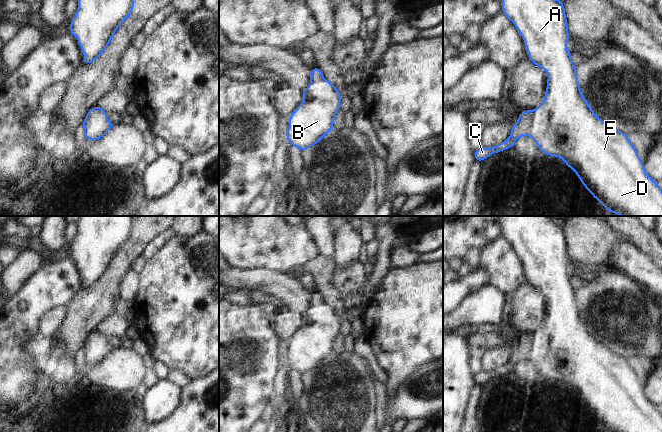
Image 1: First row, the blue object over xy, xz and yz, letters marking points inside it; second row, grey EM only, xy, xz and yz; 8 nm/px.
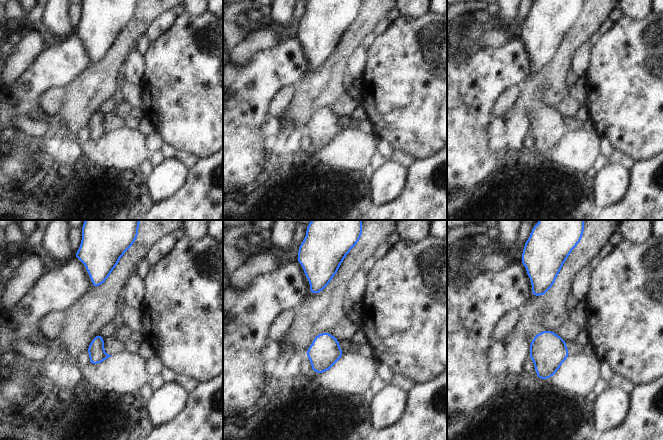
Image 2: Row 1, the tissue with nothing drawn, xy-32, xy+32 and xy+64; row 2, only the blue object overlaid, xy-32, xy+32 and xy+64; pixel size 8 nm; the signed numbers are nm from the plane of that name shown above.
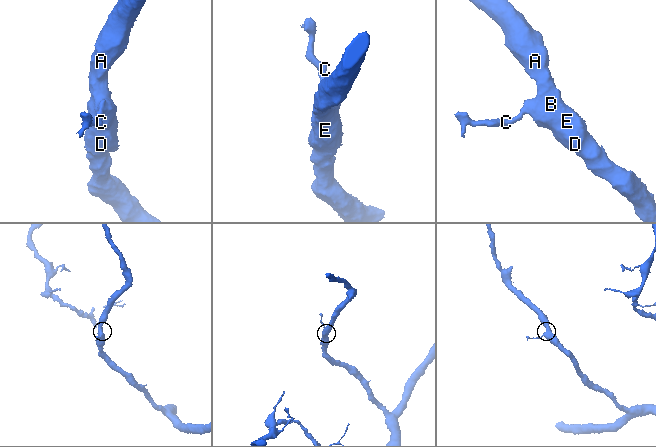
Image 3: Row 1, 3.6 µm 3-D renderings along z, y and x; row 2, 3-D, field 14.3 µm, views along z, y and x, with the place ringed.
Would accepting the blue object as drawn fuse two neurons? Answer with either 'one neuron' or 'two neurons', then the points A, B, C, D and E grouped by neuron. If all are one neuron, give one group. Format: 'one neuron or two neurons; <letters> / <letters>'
one neuron; A B C D E

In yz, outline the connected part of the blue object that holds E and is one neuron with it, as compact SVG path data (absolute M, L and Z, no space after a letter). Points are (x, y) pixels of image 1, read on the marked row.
M502 0L502 2L502 12L514 23L522 36L529 60L547 72L547 89L541 105L535 110L525 110L519 113L518 122L512 125L511 134L506 141L493 147L481 147L474 152L474 159L481 162L494 153L514 147L519 137L531 136L541 152L562 158L565 164L576 173L584 187L608 211L621 216L662 216L662 189L647 175L644 164L627 134L616 130L599 118L581 92L576 66L567 49L569 33L563 1Z

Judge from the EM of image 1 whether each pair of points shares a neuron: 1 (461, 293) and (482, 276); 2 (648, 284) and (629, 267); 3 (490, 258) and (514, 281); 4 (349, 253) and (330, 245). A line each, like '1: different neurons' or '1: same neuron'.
1: same neuron
2: same neuron
3: same neuron
4: different neurons

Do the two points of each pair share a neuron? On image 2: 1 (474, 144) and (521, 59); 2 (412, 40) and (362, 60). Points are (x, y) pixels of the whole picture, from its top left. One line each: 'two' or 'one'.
1: one
2: two

